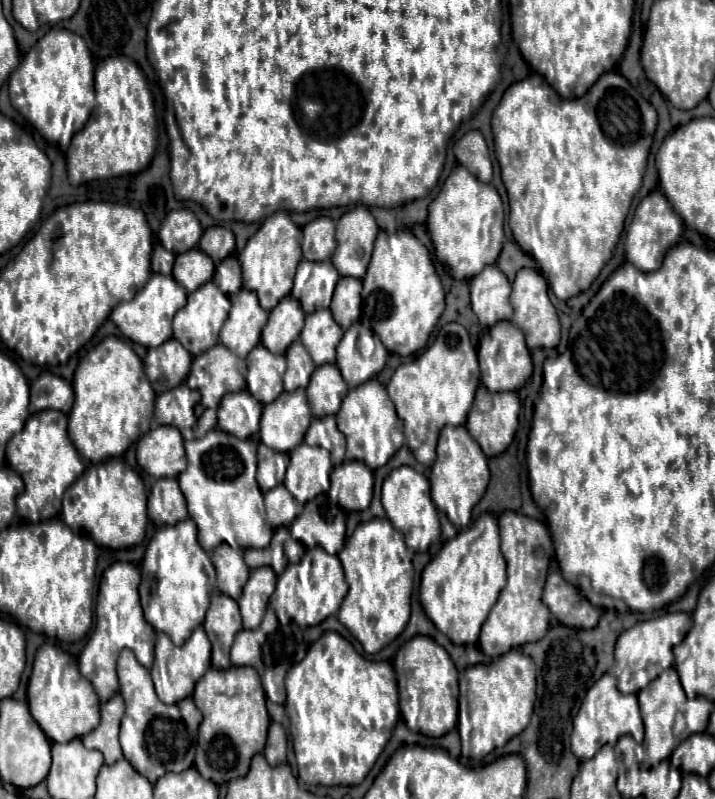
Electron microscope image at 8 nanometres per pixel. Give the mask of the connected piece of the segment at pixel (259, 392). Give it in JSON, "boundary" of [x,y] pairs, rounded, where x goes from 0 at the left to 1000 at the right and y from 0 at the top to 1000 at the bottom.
{"boundary":[[[369,432],[355,434],[347,447],[347,467],[344,467],[344,479],[347,489],[355,499],[364,504],[380,504],[397,484],[394,484],[394,469],[400,464],[400,449],[397,444],[380,444]]]}

